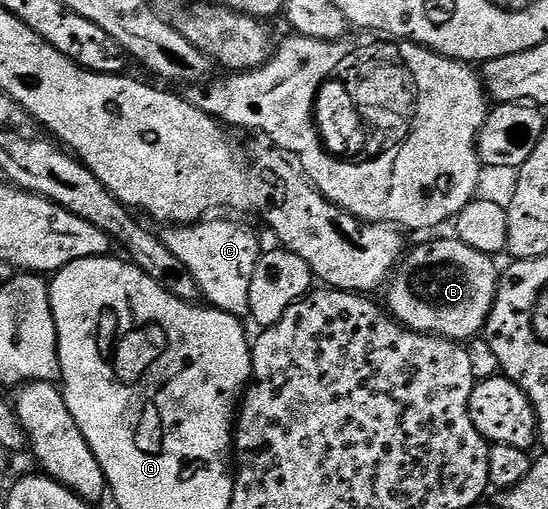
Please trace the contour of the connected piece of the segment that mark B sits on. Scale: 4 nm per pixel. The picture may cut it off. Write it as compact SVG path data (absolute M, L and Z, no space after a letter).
M456 237L437 239L434 243L425 243L412 251L413 248L402 258L395 274L388 280L389 292L386 293L384 302L389 314L404 327L410 327L424 335L438 335L440 339L454 341L466 341L465 339L473 339L476 335L478 338L484 332L497 296L499 267L497 271L493 264L496 263L494 256L479 253L479 249L471 249L471 245Z

